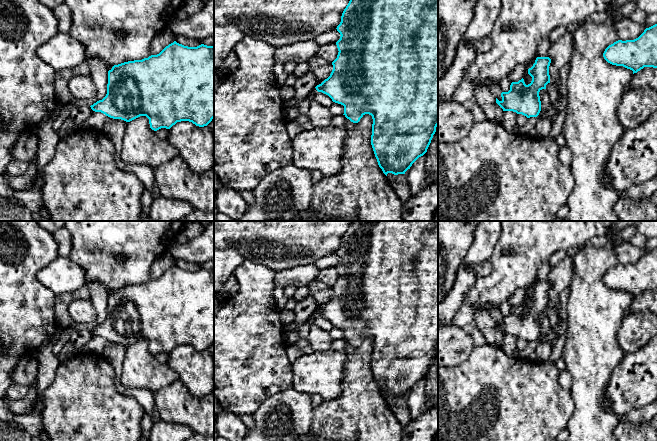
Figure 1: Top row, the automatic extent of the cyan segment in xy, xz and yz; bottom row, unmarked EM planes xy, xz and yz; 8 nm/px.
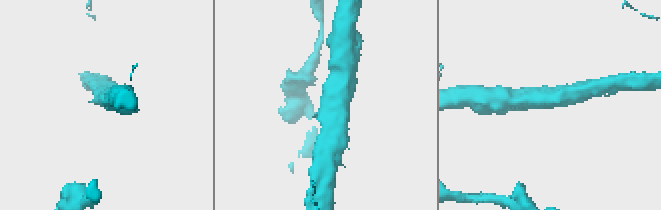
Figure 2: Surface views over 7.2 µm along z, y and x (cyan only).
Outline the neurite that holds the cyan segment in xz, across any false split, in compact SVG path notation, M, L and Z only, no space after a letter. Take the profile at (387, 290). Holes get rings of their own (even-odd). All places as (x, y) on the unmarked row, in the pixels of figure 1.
M351 221L336 253L341 260L336 266L339 276L332 286L333 294L330 300L315 312L328 319L333 326L343 329L343 339L353 347L358 347L365 338L371 339L371 369L379 391L386 400L388 397L405 398L412 388L427 376L438 350L438 221Z

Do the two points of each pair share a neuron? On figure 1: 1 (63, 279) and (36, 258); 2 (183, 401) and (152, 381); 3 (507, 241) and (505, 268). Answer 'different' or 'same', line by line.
1: different
2: different
3: same

